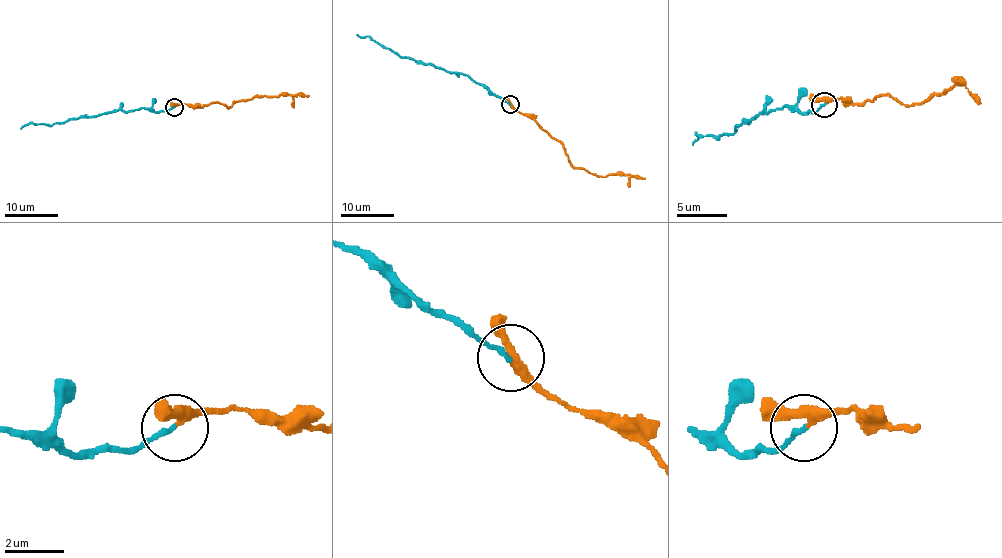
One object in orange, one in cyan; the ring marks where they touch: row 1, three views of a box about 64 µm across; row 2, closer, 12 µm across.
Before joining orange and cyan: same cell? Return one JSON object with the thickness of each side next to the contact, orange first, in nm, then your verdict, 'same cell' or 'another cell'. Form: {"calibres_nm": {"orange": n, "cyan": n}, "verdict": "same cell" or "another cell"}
{"calibres_nm": {"orange": 300, "cyan": 160}, "verdict": "same cell"}

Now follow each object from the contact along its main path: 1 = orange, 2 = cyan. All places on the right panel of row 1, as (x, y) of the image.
1: (825, 105), (840, 97), (862, 105), (883, 95), (918, 105), (961, 82), (956, 80), (966, 85)
2: (825, 105), (814, 112), (797, 112), (787, 105), (769, 112), (764, 110), (718, 138), (696, 135), (693, 145)

